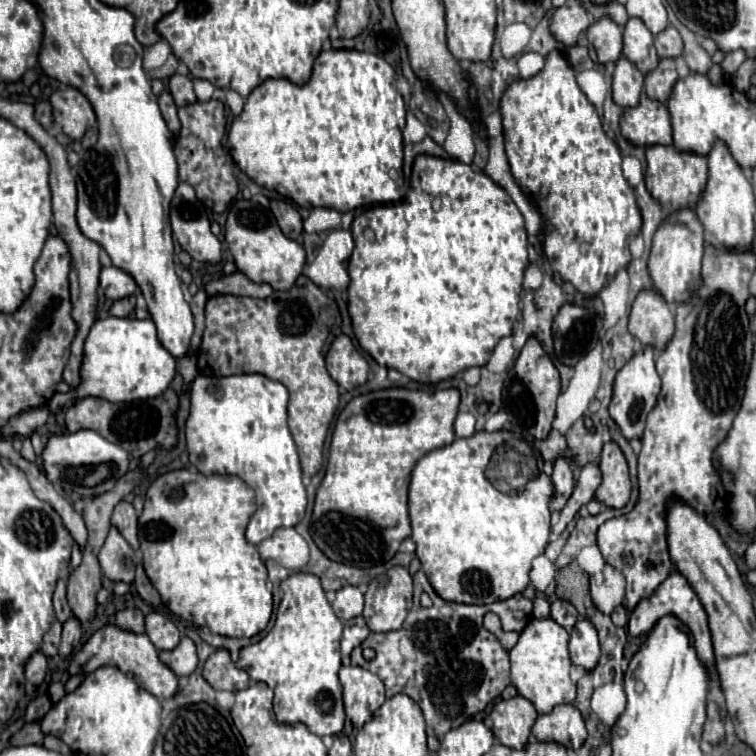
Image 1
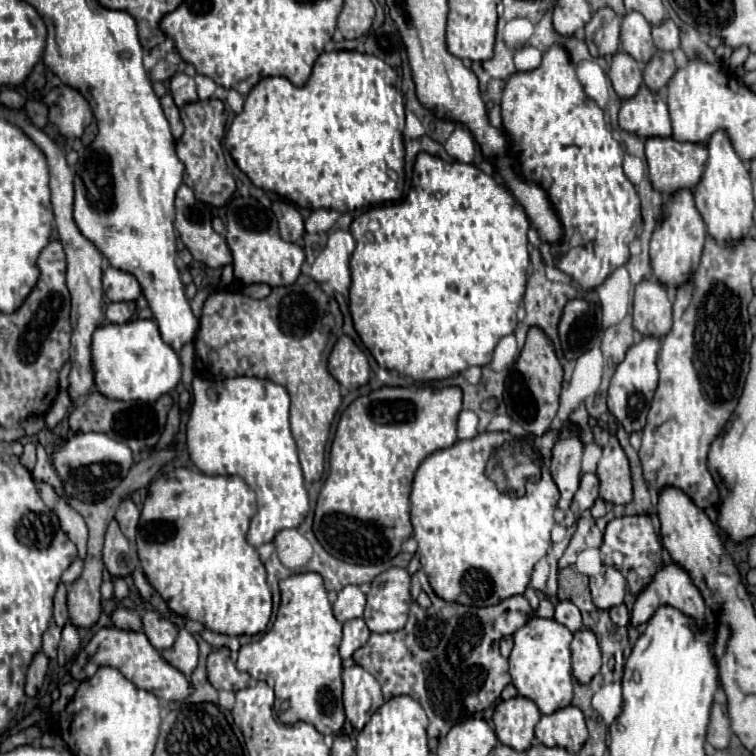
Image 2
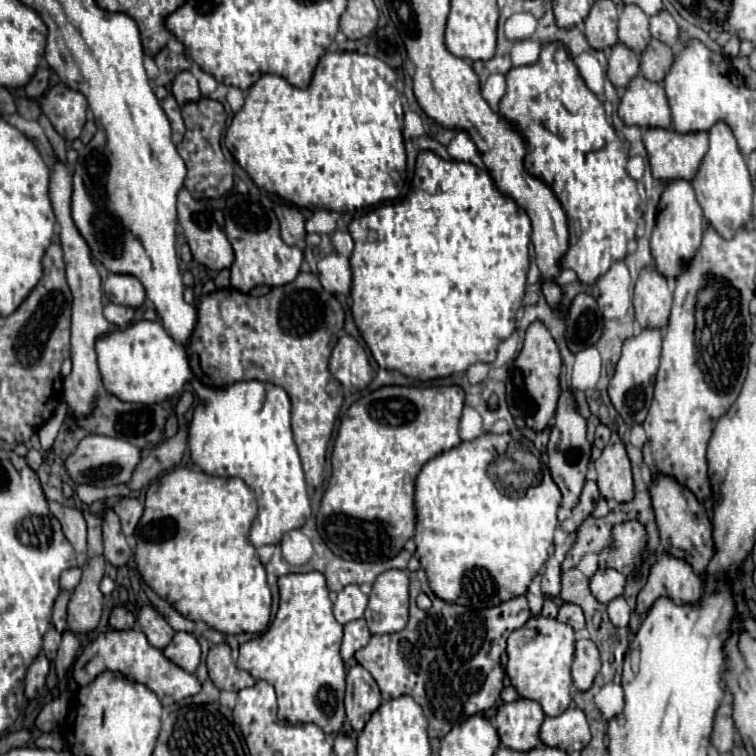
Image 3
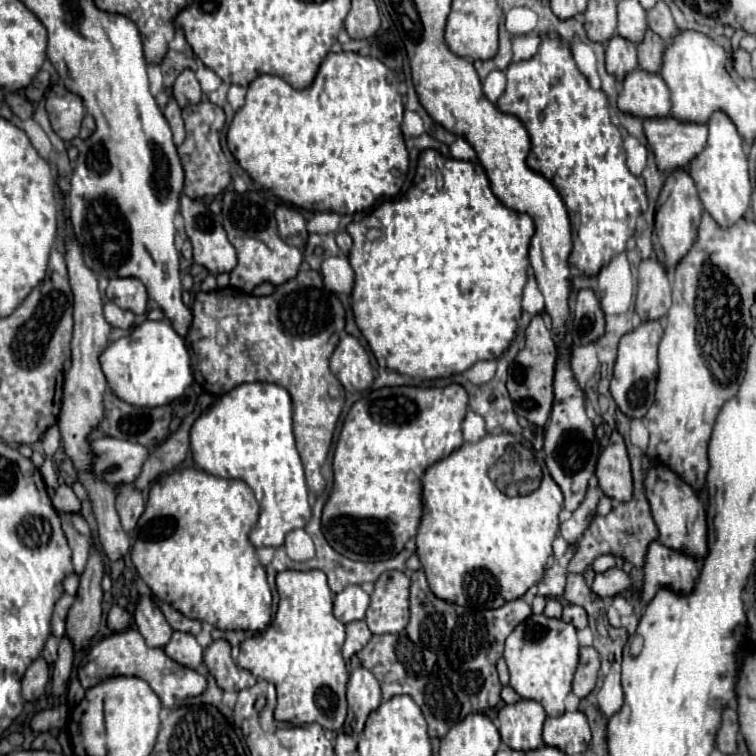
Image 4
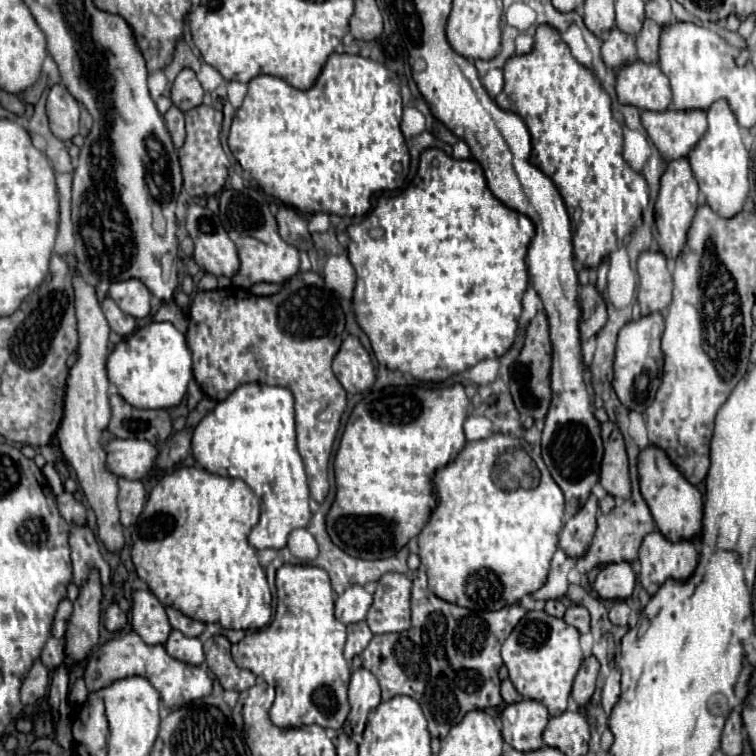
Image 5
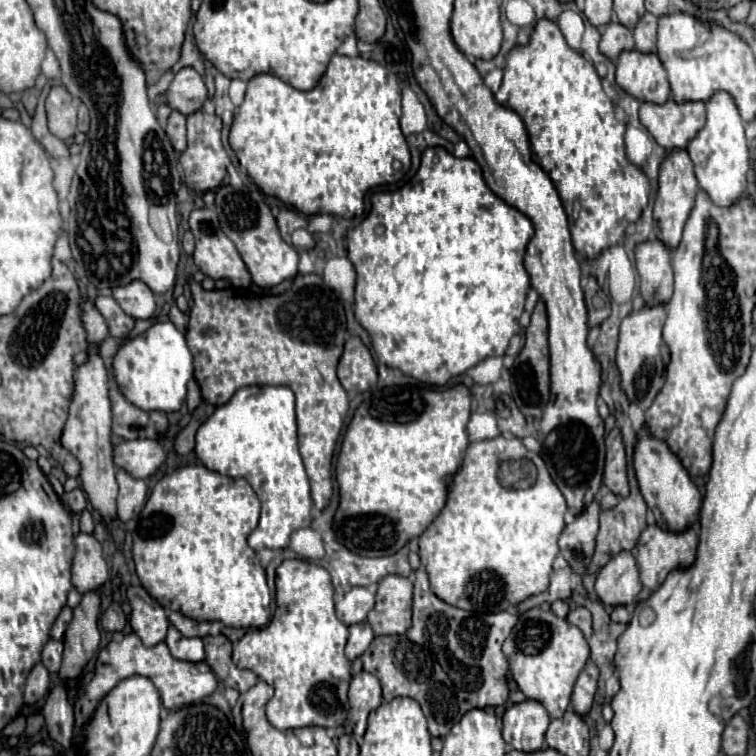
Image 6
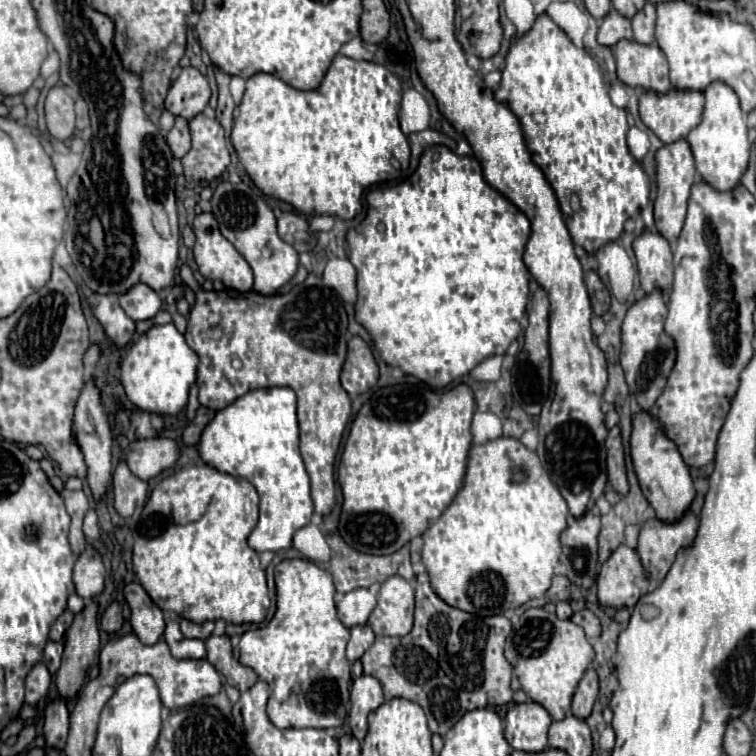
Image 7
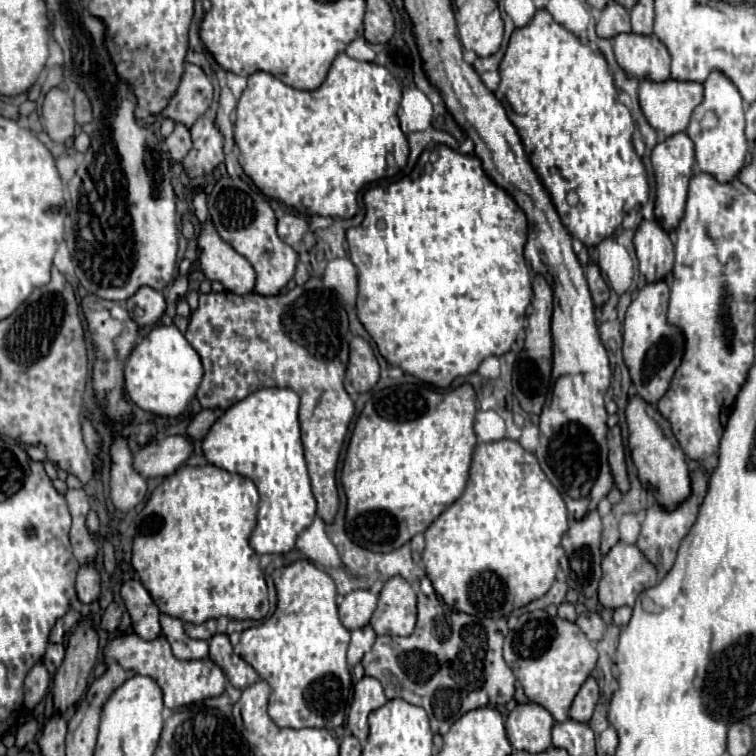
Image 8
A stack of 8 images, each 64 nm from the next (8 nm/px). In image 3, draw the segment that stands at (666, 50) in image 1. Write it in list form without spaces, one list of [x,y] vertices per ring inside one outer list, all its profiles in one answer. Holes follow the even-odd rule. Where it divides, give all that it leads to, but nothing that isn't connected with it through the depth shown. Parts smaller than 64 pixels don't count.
[[[660,12],[650,18],[650,34],[652,38],[660,38],[666,46],[674,46],[678,42],[678,24],[668,12]]]

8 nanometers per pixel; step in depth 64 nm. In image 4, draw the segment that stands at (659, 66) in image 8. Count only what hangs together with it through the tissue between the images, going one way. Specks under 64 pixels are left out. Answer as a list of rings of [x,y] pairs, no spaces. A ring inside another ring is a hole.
[[[644,70],[630,72],[622,82],[622,92],[618,96],[620,112],[644,118],[668,118],[670,114],[670,94],[662,76],[648,74]]]

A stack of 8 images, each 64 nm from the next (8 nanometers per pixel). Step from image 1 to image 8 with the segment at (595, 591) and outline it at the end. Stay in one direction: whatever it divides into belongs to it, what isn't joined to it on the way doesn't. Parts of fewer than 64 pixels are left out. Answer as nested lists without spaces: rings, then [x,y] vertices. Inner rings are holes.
[[[618,542],[602,560],[602,580],[598,588],[598,598],[604,608],[620,608],[620,606],[634,606],[640,592],[648,586],[656,586],[658,572],[656,568],[644,558],[644,554],[634,544]]]

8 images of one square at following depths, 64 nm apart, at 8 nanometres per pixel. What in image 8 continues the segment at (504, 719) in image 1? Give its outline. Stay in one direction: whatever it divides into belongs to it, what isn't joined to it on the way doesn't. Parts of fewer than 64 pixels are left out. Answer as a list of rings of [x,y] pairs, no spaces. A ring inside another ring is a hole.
[[[518,704],[506,718],[506,734],[516,750],[544,752],[552,740],[550,730],[554,726],[552,714],[540,704]]]

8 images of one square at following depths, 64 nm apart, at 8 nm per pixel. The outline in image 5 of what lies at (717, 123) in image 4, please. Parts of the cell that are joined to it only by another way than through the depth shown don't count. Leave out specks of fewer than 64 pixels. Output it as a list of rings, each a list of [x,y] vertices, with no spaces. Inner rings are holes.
[[[724,100],[714,102],[706,114],[708,114],[708,130],[704,138],[692,148],[688,160],[692,166],[692,174],[698,180],[700,192],[706,198],[706,204],[712,206],[712,210],[716,210],[716,214],[720,214],[722,218],[734,218],[736,214],[740,214],[740,210],[744,210],[744,204],[748,200],[750,156],[742,142],[742,128],[738,126],[732,110]]]

